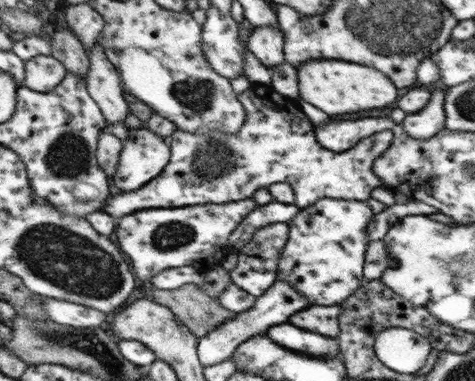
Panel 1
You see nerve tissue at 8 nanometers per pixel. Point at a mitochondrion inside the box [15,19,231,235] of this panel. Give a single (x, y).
(67, 156)

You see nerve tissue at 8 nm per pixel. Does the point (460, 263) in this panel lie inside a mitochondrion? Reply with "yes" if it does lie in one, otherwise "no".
yes

